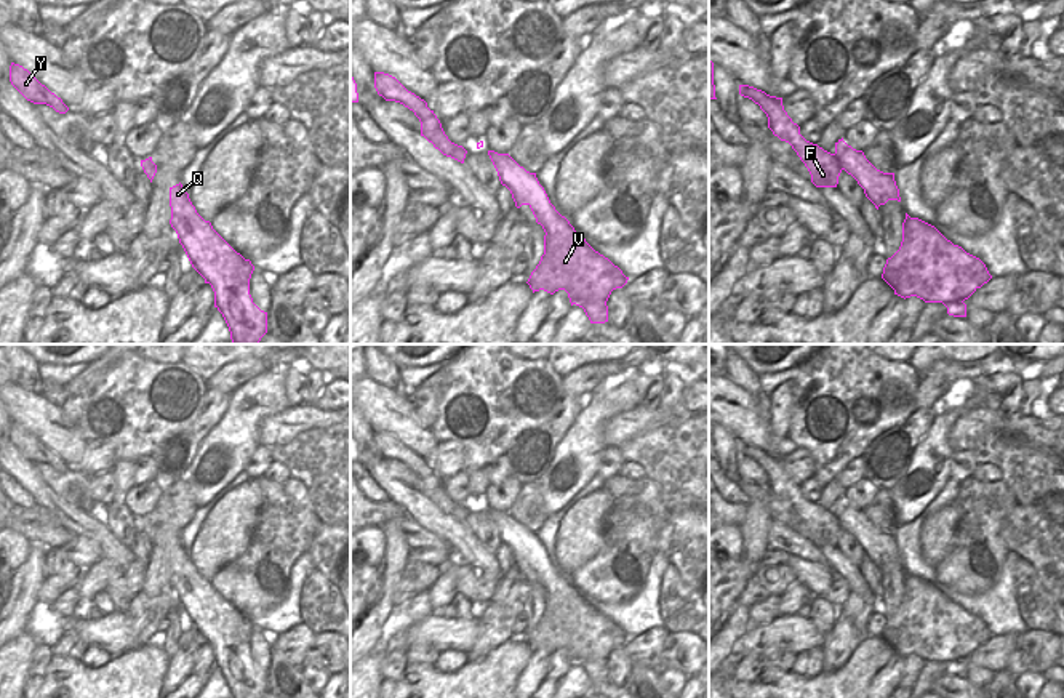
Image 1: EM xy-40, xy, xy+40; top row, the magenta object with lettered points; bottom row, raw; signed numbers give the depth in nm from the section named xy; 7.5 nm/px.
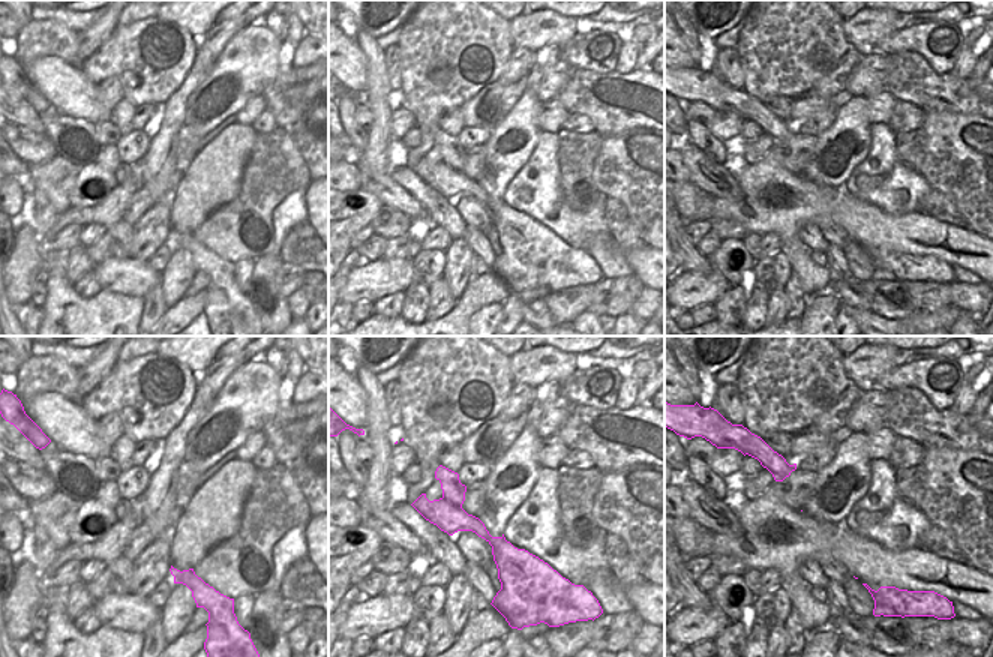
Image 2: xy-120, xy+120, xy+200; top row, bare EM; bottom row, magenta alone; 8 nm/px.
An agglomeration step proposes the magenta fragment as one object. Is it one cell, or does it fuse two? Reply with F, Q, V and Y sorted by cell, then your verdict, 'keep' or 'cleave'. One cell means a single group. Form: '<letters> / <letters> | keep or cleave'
F V Y / Q | cleave

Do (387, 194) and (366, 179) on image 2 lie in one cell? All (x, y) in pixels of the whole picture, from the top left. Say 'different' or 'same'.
same

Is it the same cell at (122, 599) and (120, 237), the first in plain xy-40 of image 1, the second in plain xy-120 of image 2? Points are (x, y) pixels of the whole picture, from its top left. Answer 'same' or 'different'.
same

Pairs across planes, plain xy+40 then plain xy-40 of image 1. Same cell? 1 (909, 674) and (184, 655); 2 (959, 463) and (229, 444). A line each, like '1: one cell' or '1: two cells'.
1: two cells
2: two cells

